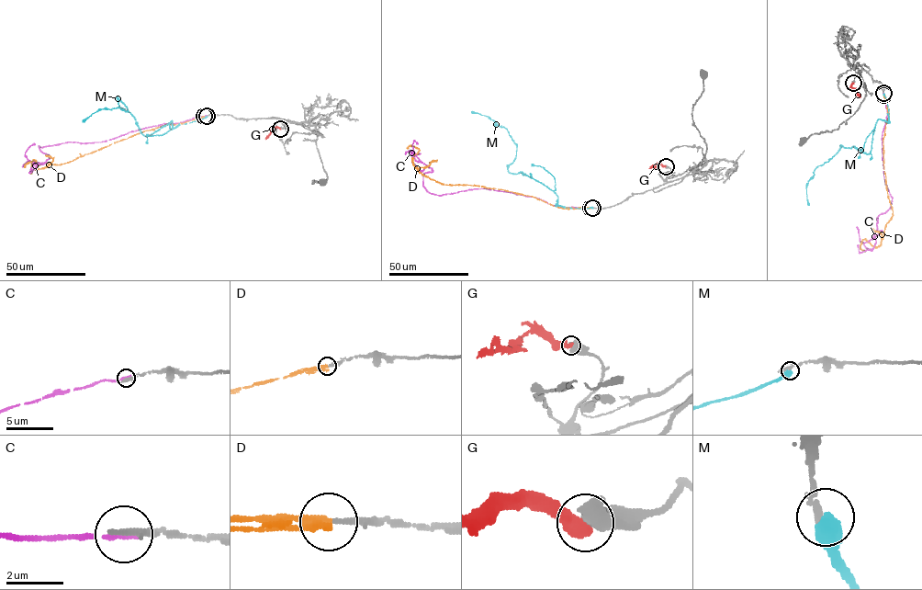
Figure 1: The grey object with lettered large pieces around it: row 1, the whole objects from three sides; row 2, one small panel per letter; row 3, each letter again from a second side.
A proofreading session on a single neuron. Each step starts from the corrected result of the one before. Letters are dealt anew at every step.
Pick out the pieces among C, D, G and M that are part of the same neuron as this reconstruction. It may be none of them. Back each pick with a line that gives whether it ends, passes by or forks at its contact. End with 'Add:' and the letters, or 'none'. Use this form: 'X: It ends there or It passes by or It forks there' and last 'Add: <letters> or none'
D: It ends there
Add: D

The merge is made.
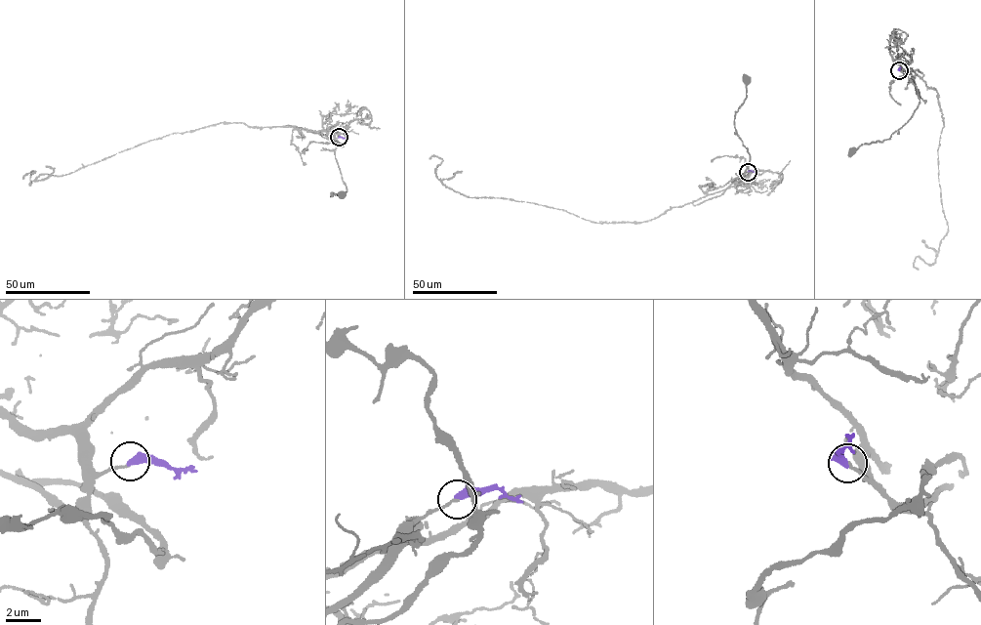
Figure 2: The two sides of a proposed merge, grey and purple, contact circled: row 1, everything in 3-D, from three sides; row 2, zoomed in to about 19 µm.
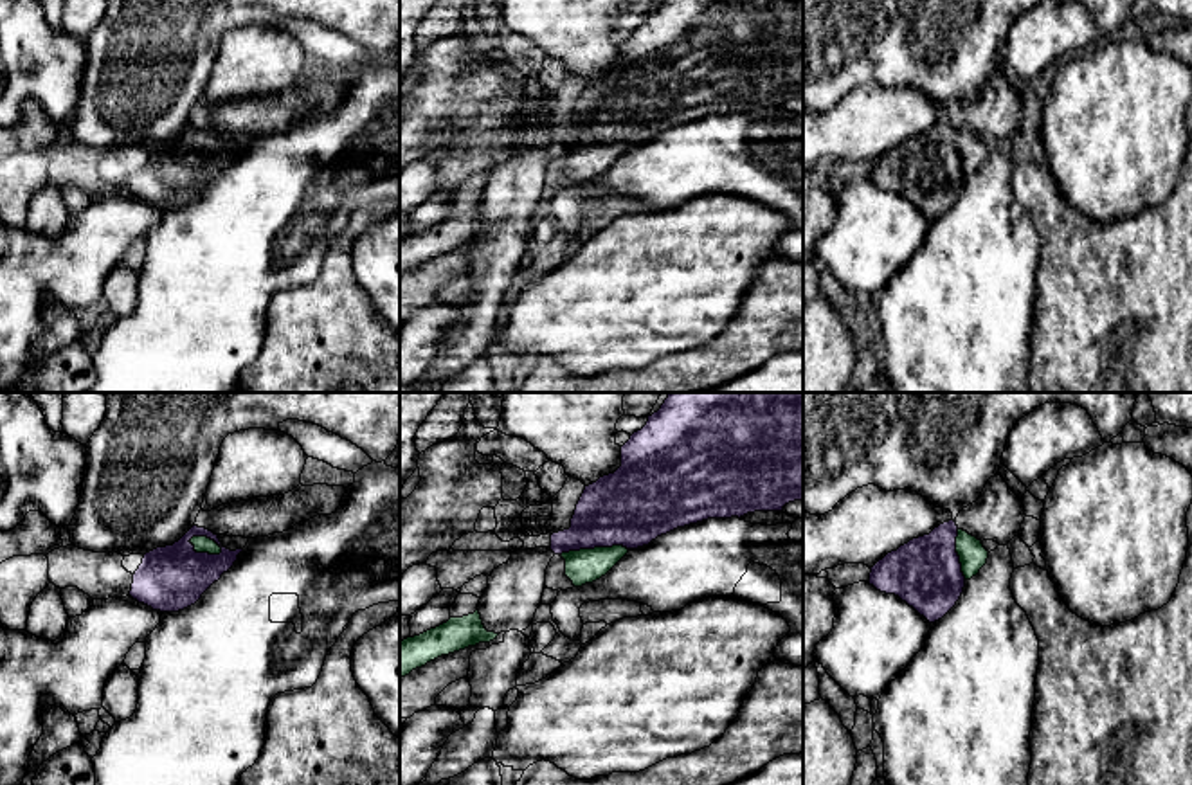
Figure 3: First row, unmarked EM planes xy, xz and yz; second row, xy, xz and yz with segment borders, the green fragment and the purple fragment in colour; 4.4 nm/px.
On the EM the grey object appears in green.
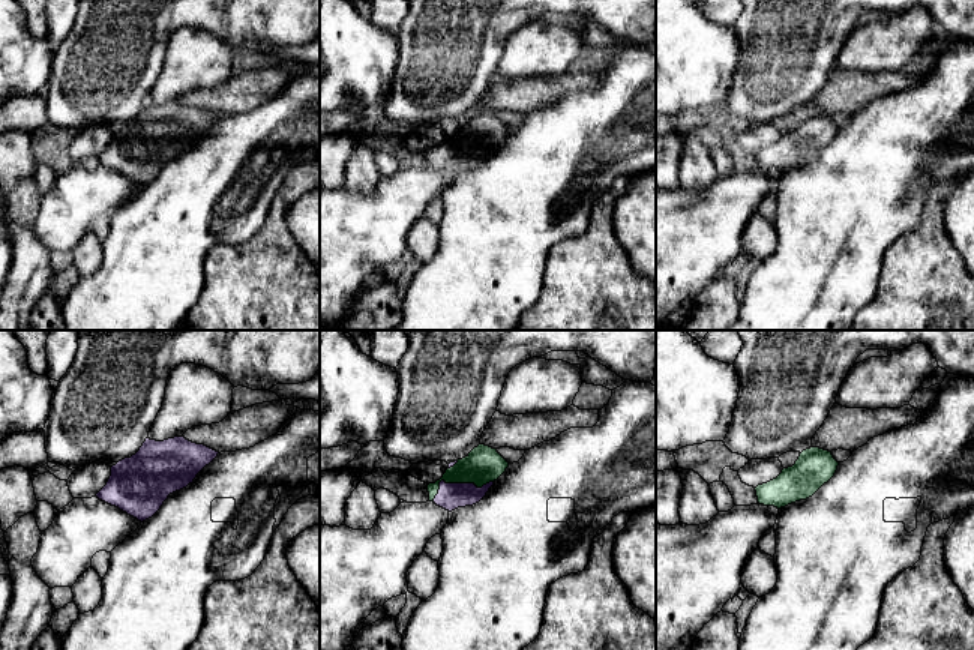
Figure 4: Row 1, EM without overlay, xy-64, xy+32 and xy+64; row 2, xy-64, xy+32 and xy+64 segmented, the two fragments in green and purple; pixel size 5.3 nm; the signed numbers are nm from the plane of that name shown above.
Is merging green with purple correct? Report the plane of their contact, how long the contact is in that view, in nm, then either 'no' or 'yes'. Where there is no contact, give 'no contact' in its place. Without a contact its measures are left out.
meets green in xy; contact 170 nm long; yes

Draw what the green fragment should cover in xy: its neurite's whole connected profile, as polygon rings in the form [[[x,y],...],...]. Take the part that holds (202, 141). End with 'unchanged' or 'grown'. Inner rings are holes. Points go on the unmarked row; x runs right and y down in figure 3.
[[[193,122],[178,139],[144,151],[130,193],[160,209],[194,202],[227,169],[243,146],[230,148],[218,131]]] | grown

